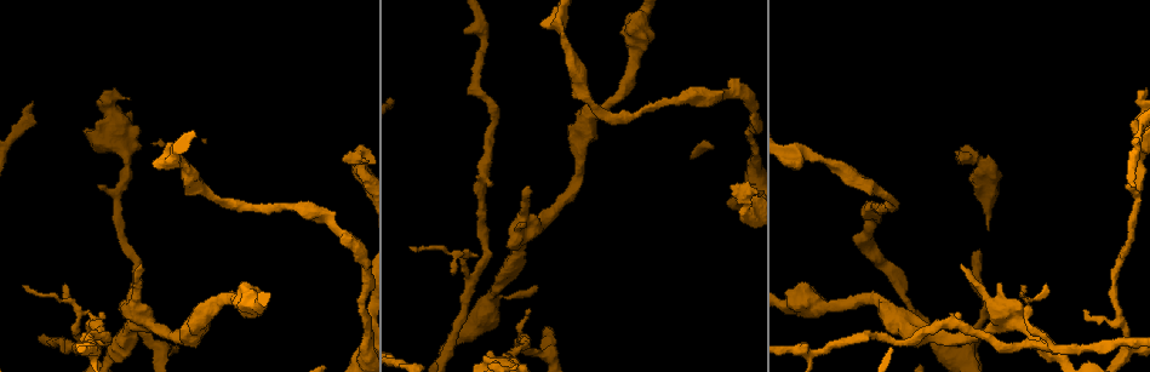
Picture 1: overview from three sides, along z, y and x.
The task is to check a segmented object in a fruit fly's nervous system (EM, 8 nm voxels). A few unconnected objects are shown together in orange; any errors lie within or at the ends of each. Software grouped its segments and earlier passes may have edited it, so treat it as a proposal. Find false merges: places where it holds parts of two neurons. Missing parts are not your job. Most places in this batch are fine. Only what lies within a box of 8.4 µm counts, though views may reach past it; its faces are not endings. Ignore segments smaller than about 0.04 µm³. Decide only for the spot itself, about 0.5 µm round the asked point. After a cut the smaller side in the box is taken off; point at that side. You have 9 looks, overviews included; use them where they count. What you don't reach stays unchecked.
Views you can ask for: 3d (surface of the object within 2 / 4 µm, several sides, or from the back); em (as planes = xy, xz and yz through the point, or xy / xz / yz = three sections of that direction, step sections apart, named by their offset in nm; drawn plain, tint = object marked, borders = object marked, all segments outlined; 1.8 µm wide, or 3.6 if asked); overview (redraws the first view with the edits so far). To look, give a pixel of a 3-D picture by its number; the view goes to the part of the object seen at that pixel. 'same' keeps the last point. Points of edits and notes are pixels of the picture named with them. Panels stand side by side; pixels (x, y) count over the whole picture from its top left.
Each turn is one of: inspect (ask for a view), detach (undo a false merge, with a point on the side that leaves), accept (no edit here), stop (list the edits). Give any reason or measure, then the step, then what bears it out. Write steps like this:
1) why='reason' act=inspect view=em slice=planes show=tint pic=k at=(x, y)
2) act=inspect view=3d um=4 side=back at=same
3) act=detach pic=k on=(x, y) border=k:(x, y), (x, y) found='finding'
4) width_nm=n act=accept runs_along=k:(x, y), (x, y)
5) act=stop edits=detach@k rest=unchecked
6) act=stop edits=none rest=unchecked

why='narrows sharply' act=inspect view=em slice=planes show=tint pic=1 at=(567, 46)

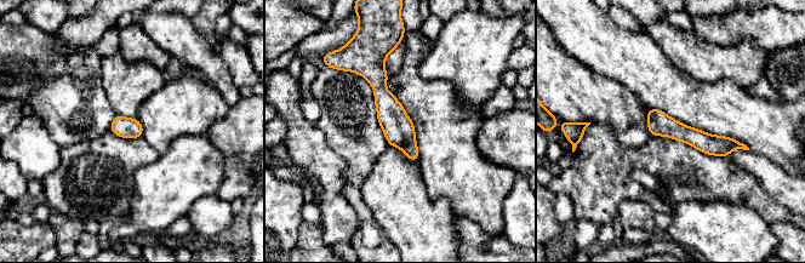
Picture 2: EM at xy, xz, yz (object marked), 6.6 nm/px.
act=accept runs_along=2:(375, 59), (382, 97), (415, 158) found='continuous, no second neuron'

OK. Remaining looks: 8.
why='arms part here' act=inspect view=em slice=xy step=4 show=tint pic=1 at=(91, 350)

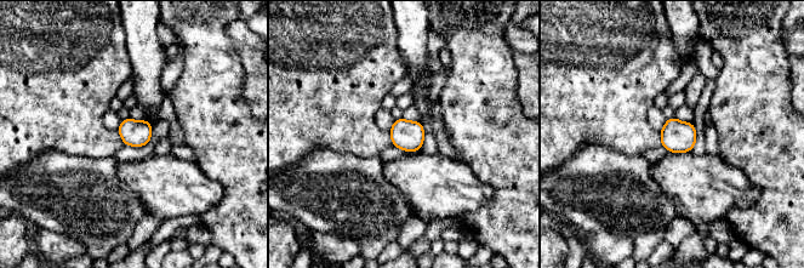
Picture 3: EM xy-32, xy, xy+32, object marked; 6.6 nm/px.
act=accept found='continuous, no second neuron'

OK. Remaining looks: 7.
act=inspect view=3d um=4 side=back pic=1 at=(1127, 348)

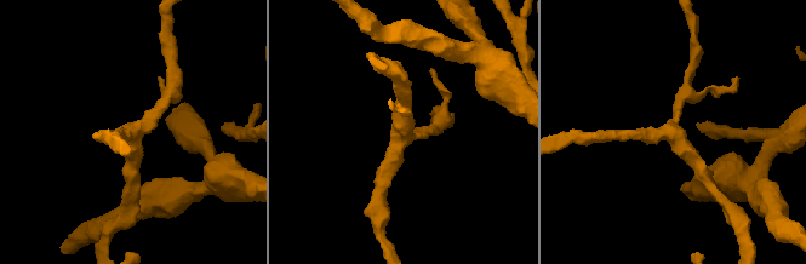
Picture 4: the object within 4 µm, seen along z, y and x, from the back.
why='shape alone is not enough' act=inspect view=em slice=xy step=8 show=tint pic=4 at=(403, 135)

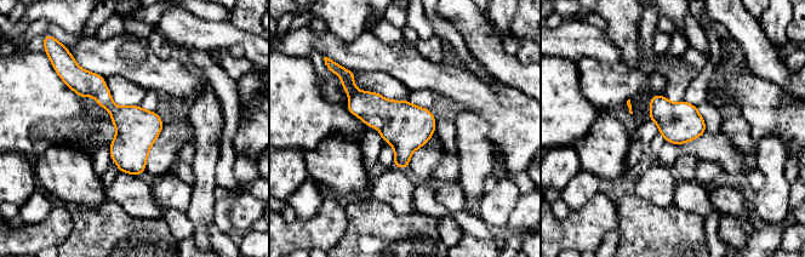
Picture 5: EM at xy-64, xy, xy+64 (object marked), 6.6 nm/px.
act=inspect view=em slice=planes show=borders at=same

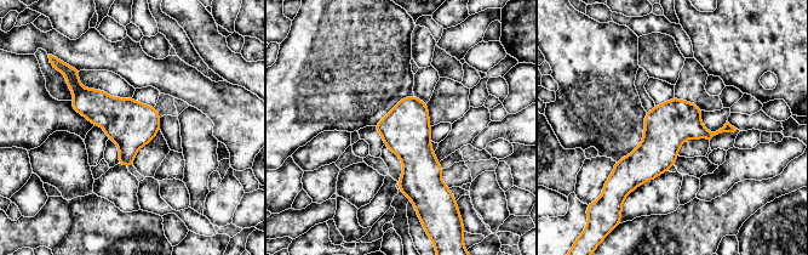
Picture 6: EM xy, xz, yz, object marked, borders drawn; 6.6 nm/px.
width_nm=300 act=accept found='one neuron here'

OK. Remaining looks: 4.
why='abrupt turn' act=inspect view=em slice=planes show=tint pic=1 at=(748, 211)

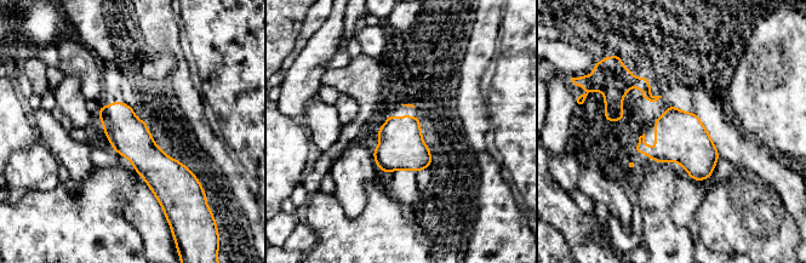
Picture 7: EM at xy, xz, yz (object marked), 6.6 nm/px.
act=accept runs_along=7:(102, 110), (165, 177), (167, 195) found='continuous, no second neuron'

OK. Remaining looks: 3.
act=stop edits=none rest=unchecked

